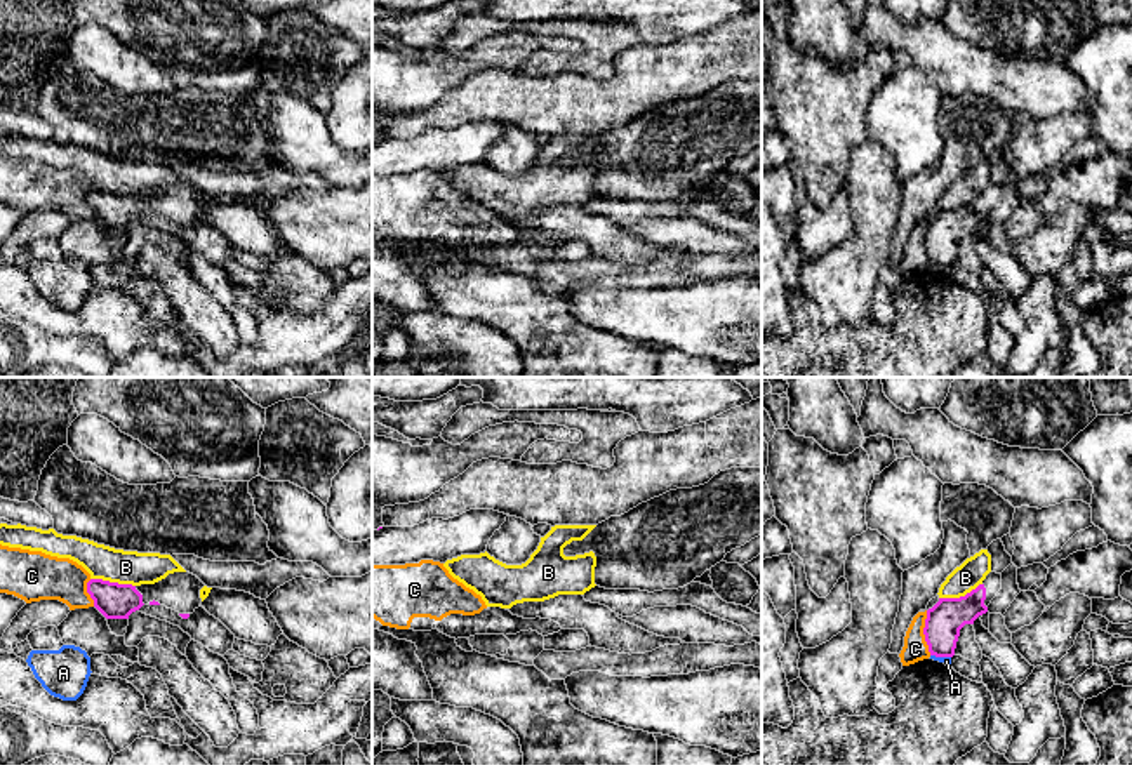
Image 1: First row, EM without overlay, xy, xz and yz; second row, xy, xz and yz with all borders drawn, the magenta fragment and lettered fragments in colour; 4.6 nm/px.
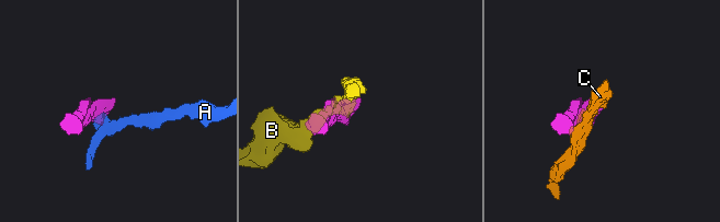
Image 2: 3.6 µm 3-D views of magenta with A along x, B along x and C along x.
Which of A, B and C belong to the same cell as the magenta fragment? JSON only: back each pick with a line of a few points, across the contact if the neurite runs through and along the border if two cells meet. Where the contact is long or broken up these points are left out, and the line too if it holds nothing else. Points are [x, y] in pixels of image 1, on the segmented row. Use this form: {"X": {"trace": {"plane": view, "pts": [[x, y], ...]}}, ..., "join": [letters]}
{"join": []}

